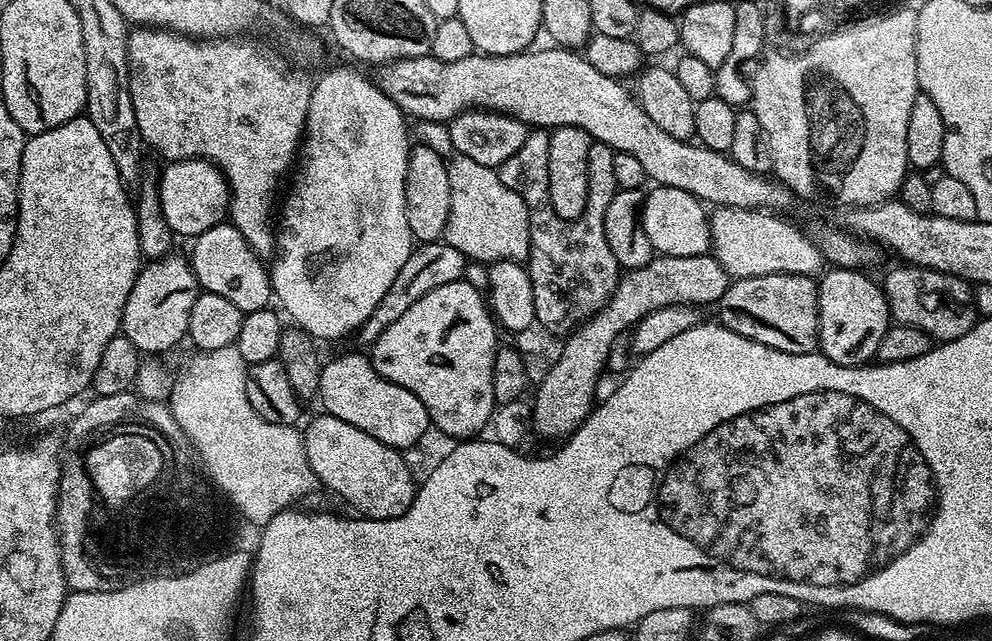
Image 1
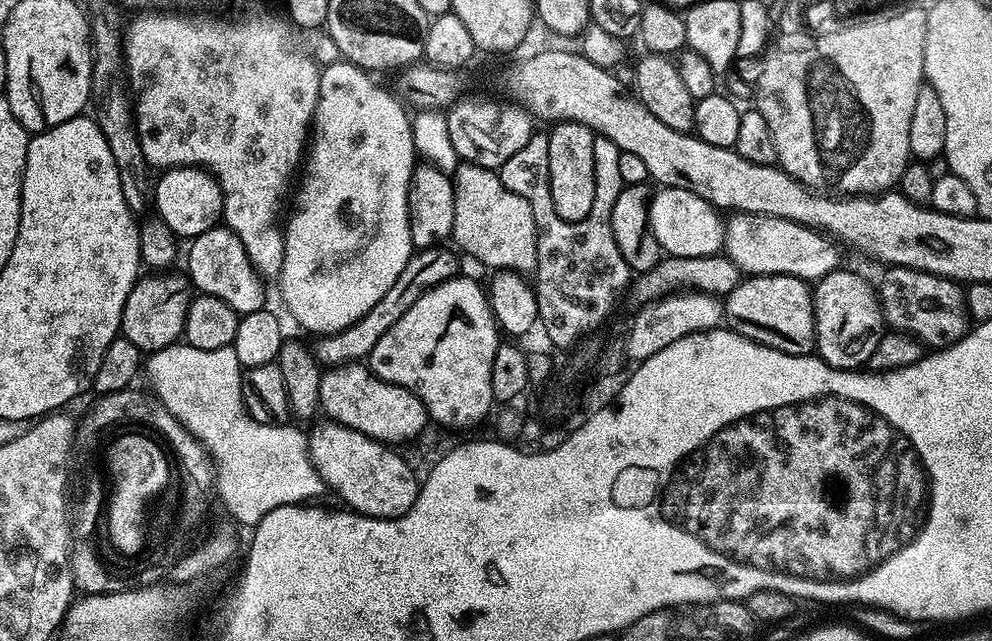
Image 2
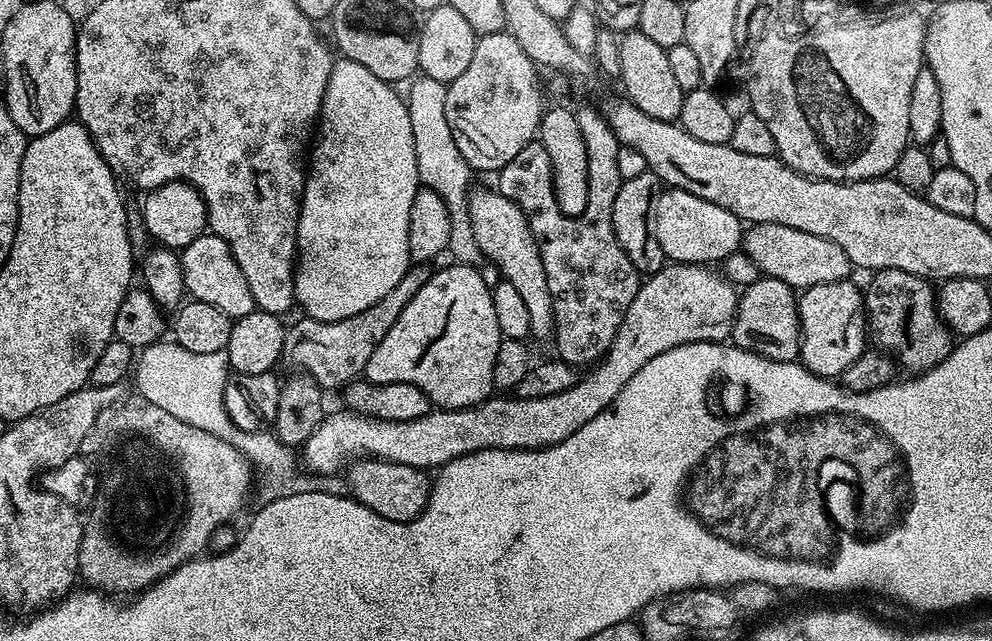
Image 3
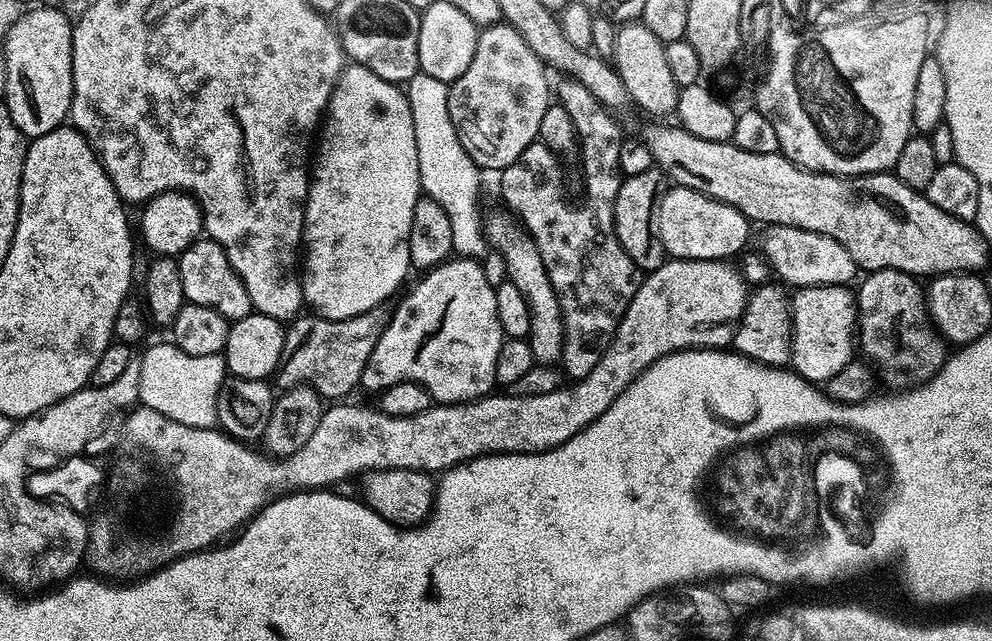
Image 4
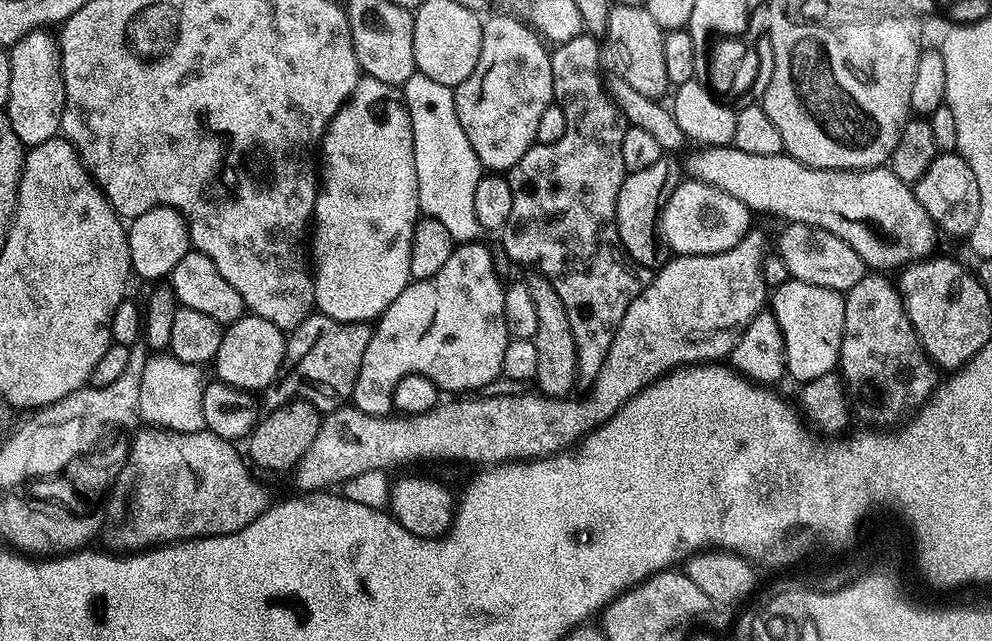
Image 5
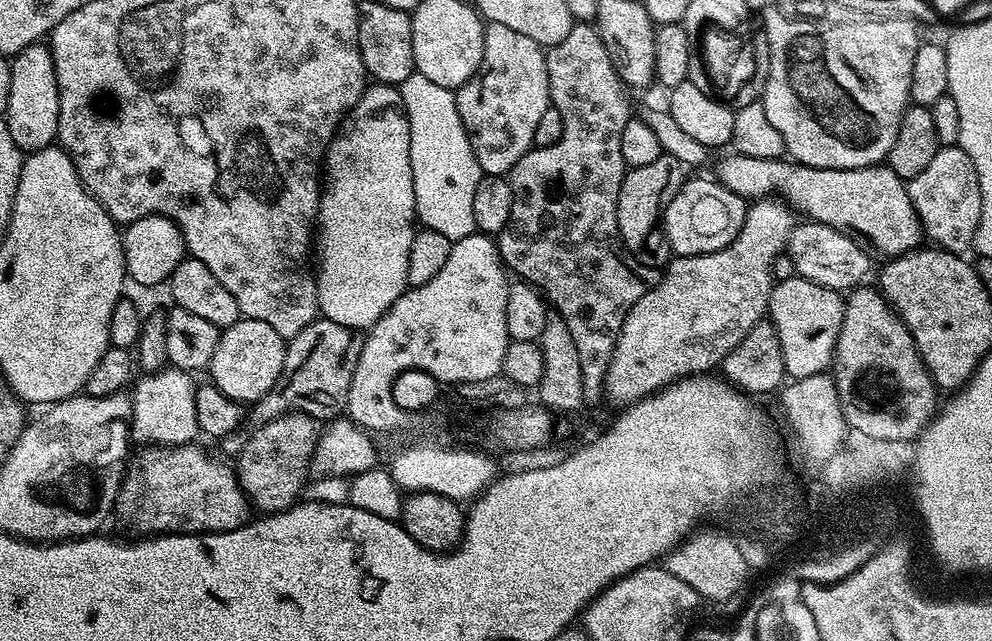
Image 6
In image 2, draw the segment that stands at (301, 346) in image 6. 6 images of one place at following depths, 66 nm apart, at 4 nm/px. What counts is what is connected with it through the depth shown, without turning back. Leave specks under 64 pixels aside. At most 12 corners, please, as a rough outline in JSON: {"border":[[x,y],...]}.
{"border":[[421,248],[358,322],[314,344],[321,365],[363,361],[458,256]]}

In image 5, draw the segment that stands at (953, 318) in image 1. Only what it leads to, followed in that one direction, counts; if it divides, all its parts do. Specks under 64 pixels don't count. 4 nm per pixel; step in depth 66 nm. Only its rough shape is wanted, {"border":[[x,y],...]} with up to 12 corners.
{"border":[[866,274],[844,296],[838,365],[876,426],[915,413],[937,365],[901,289]]}

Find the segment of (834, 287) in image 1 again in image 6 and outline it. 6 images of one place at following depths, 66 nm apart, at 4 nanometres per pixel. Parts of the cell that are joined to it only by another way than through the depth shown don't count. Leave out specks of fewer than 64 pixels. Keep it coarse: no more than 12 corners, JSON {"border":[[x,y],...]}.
{"border":[[798,275],[773,283],[767,315],[784,370],[831,365],[845,297]]}

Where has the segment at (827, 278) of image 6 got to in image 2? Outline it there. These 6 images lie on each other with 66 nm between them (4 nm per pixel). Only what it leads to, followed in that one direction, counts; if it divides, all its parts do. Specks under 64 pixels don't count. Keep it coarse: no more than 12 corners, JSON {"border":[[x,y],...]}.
{"border":[[738,212],[723,251],[754,276],[818,281],[841,263],[823,231]]}

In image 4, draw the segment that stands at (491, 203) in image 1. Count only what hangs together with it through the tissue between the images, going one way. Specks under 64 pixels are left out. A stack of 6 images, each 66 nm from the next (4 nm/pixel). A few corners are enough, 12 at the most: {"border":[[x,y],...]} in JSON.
{"border":[[498,233],[507,279],[532,311],[536,364],[559,365],[564,319],[536,244]]}

